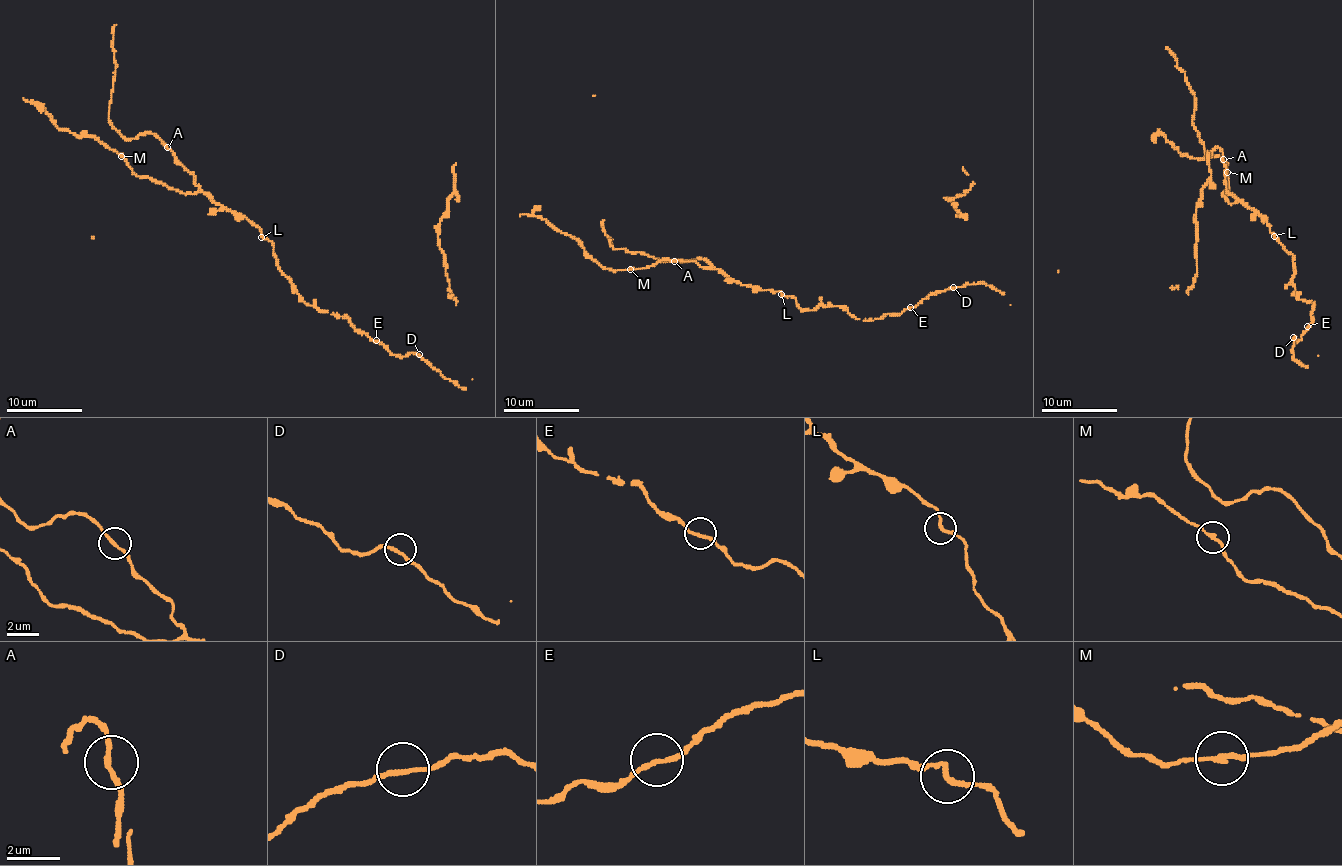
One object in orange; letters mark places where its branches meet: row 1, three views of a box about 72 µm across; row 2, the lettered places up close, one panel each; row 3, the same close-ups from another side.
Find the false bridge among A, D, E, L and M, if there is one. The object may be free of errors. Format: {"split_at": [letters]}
{"split_at": []}

